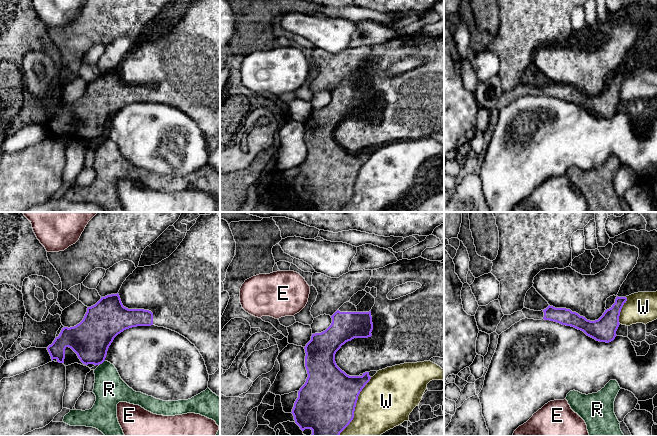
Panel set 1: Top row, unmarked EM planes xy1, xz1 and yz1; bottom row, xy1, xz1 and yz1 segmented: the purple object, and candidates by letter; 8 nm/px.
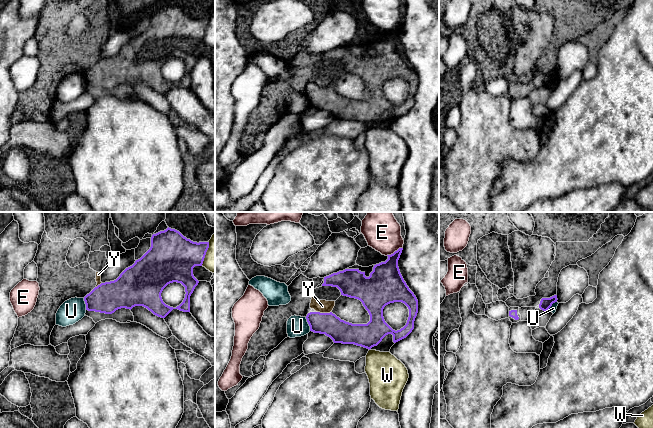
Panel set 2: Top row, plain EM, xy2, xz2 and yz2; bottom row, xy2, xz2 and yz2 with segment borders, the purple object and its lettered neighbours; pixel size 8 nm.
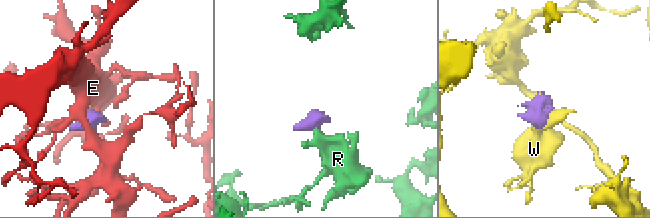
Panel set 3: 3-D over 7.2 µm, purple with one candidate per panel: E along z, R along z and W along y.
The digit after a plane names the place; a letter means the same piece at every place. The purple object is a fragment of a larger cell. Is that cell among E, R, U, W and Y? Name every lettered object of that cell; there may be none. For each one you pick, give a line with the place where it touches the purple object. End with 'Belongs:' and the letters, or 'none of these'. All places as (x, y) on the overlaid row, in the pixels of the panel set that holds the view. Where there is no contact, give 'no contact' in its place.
Belongs: none of these

